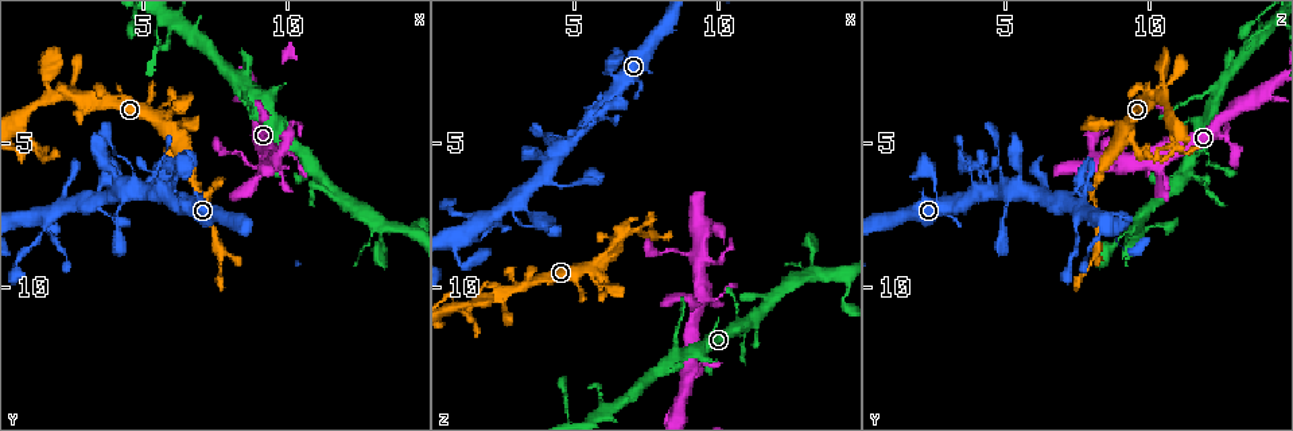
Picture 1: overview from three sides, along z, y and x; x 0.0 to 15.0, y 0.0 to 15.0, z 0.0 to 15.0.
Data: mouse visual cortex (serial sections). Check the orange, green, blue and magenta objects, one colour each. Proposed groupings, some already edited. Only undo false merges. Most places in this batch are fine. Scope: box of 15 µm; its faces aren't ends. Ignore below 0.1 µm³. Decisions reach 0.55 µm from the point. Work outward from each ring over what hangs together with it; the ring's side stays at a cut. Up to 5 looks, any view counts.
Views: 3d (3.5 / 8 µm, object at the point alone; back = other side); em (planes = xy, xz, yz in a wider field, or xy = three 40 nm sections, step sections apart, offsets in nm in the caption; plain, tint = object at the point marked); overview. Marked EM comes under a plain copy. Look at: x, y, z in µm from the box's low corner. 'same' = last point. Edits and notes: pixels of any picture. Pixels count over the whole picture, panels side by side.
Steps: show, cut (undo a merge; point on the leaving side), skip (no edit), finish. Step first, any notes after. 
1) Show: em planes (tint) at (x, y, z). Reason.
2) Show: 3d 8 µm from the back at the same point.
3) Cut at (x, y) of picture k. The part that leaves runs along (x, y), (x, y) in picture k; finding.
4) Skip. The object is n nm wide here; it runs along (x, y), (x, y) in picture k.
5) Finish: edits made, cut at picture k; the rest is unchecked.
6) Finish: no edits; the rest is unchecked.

Show: 3d 3.5 µm at (6.5, 6.1, 8.3). Calibre changes.

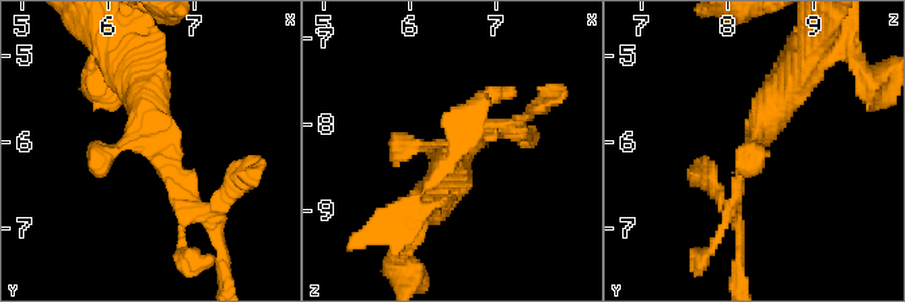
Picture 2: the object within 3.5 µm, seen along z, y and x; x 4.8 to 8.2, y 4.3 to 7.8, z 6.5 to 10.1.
Show: em xy step 3 (tint) at (6.60, 6.00, 8.35). Need the tissue.

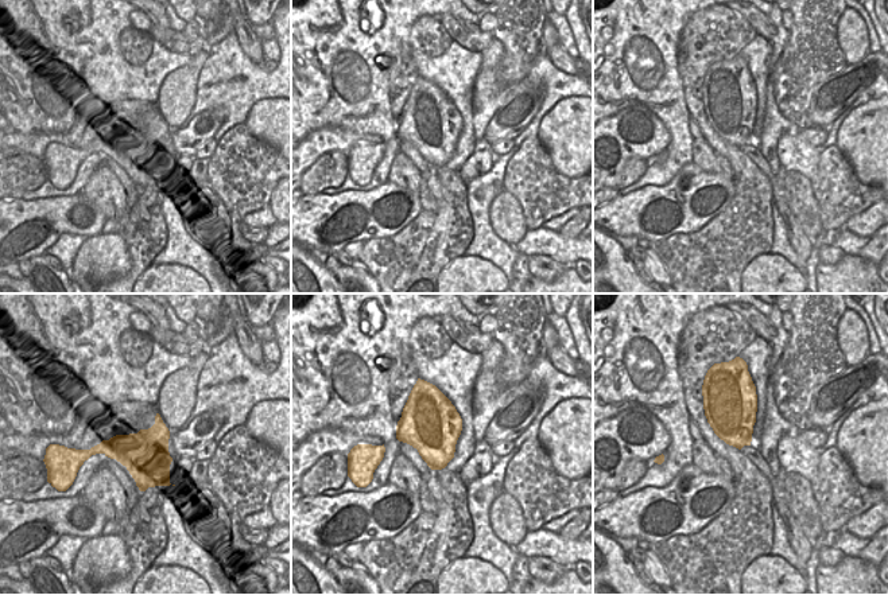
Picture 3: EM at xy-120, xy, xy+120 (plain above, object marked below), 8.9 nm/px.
Show: em xy step 2 (tint) at the same point. Another direction.

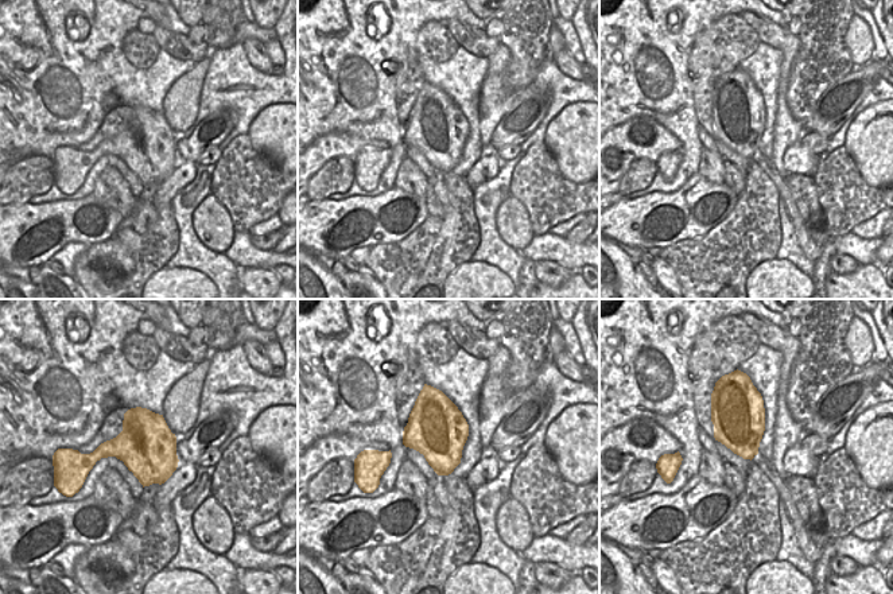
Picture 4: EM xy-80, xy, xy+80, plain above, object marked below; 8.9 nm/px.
Skip. The object is 550 nm wide here; it runs along (125, 69), (179, 198), (197, 210) in picture 2; one cell here.

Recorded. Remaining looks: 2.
Show: 3d 3.5 µm at (9.4, 5.6, 9.1). Two arms in line, one across.

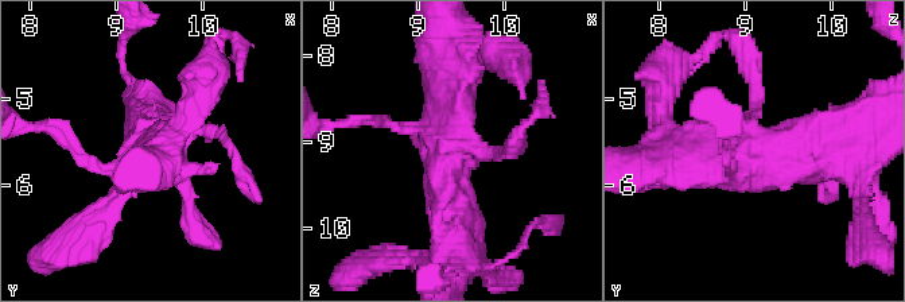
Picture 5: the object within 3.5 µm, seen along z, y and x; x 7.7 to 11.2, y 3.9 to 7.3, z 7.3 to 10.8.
Show: em xy step 1 (tint) at (9.45, 5.50, 9.00).

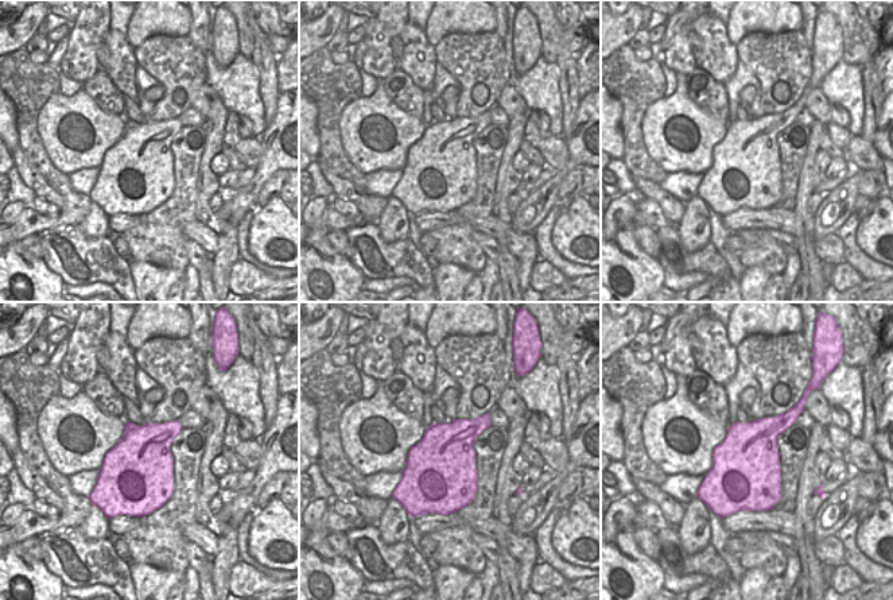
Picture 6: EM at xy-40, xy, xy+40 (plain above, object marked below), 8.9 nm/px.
Skip. It runs along (830, 154), (757, 158), (754, 80) in picture 5; continuous, no second cell.

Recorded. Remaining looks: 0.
Finish: no edits; the rest is unchecked.

